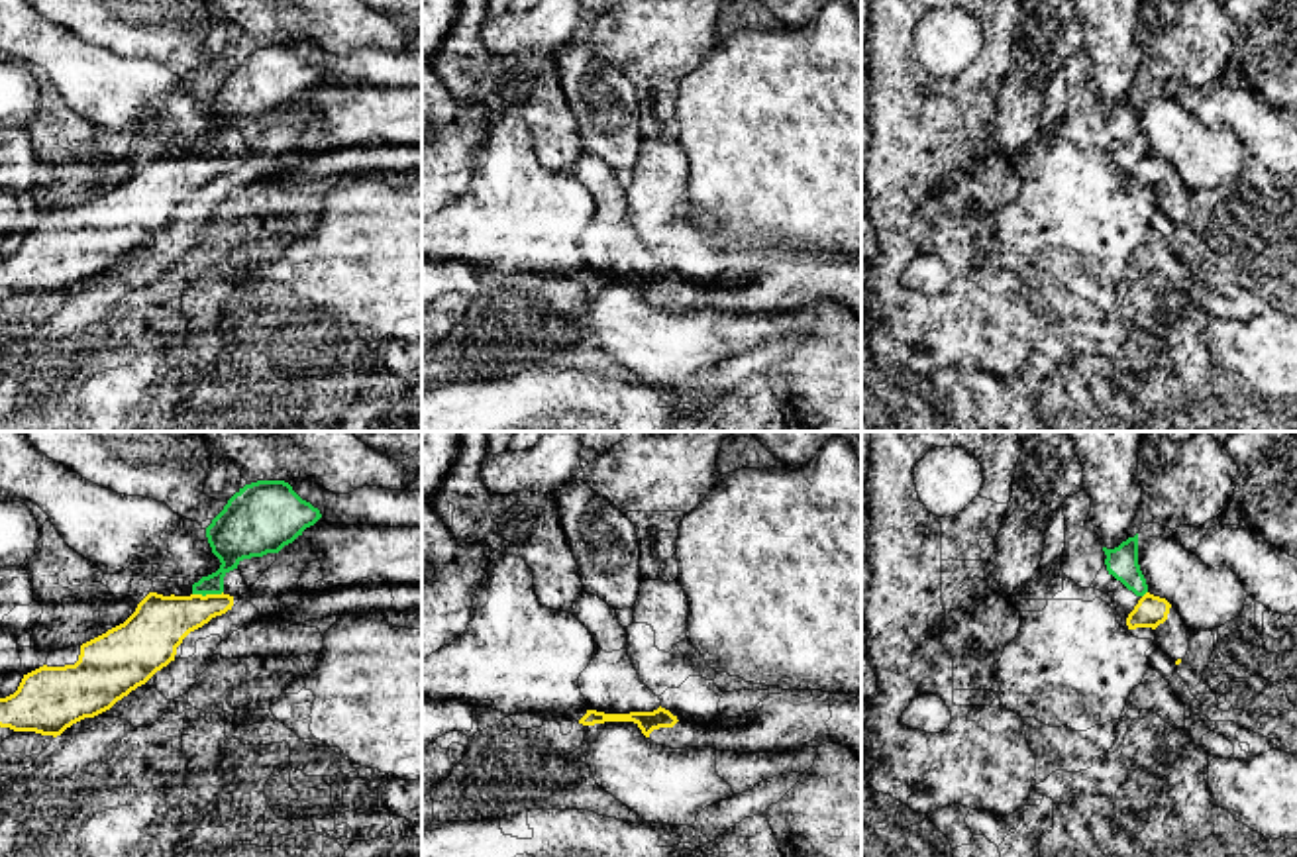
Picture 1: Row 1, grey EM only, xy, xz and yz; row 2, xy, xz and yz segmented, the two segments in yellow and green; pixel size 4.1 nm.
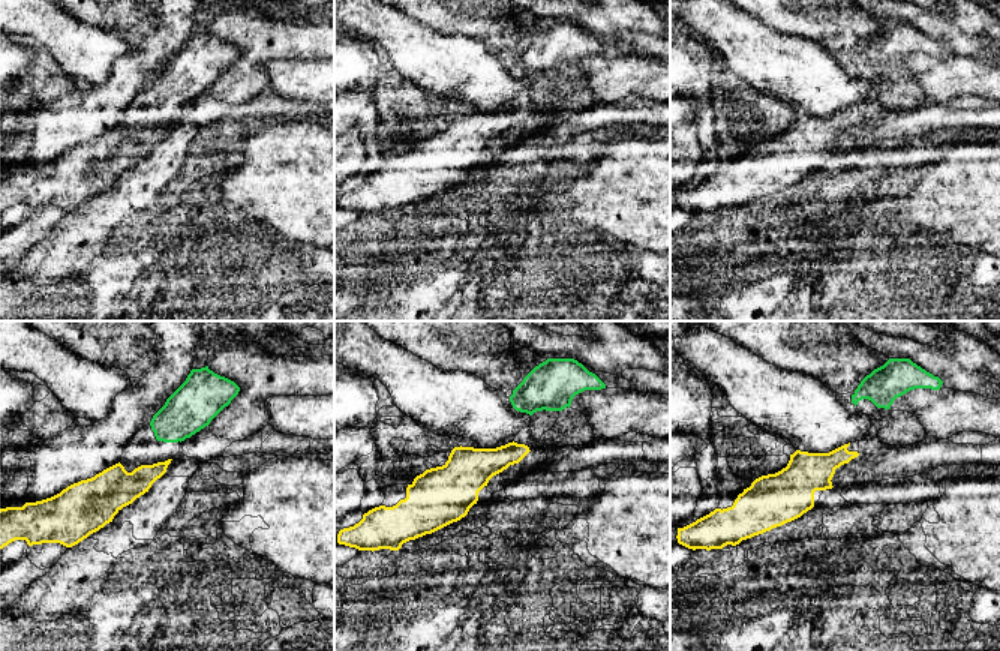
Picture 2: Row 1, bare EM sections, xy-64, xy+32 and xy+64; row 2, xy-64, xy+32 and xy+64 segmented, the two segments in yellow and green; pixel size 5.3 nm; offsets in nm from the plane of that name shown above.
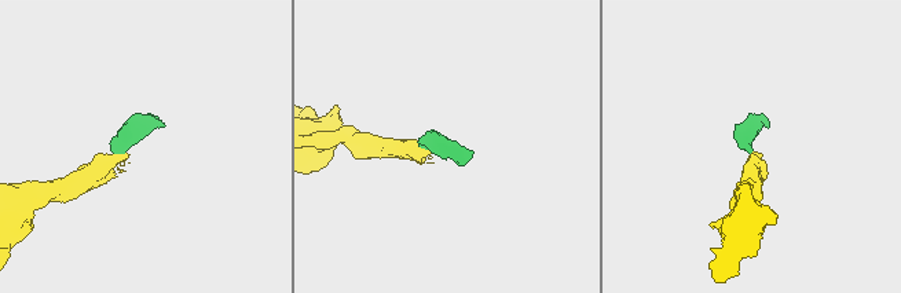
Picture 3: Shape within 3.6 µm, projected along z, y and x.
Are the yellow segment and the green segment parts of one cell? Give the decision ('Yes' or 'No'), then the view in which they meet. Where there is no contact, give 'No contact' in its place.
No. Touches yellow in xy

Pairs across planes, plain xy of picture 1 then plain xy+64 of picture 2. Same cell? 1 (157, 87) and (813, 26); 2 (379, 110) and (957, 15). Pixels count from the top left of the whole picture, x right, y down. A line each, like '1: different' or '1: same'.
1: different
2: different

